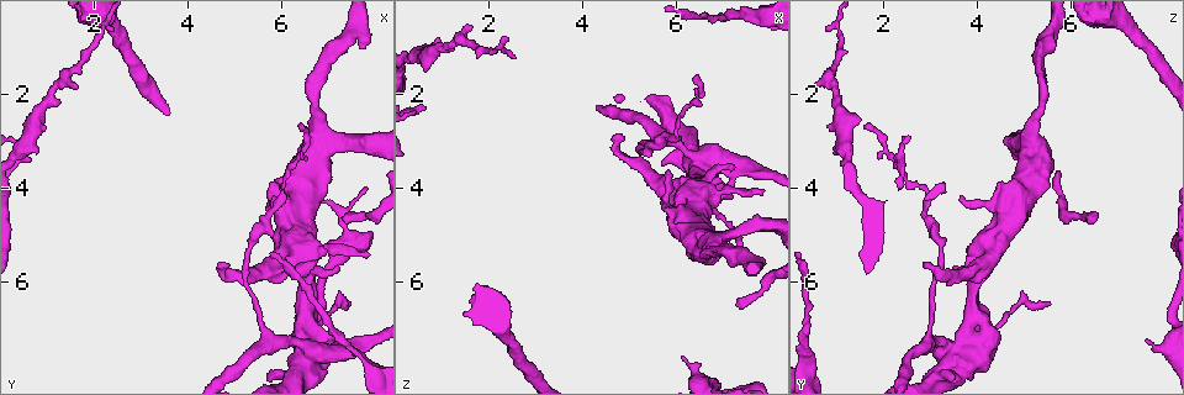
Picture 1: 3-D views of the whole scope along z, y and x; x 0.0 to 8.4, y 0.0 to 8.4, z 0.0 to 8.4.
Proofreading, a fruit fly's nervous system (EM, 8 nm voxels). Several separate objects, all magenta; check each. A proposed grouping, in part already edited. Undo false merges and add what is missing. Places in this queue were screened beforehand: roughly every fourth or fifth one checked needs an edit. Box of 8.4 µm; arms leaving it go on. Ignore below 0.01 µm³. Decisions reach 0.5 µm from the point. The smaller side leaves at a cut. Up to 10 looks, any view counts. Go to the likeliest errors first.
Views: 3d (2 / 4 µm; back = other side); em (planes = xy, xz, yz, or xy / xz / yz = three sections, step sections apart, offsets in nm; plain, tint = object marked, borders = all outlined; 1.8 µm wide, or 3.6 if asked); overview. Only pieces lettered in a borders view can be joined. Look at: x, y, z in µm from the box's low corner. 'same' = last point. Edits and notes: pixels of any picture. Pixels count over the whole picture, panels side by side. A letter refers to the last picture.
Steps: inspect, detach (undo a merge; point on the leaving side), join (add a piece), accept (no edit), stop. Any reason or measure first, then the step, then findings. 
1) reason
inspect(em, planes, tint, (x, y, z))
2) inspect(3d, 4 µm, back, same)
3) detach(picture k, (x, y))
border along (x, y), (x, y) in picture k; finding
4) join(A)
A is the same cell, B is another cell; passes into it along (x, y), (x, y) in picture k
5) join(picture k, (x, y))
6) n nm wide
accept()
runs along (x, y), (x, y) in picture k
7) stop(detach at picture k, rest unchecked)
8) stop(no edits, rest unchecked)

thick turns thin
inspect(3d, 2 µm, (6.45, 7.35, 3.50))

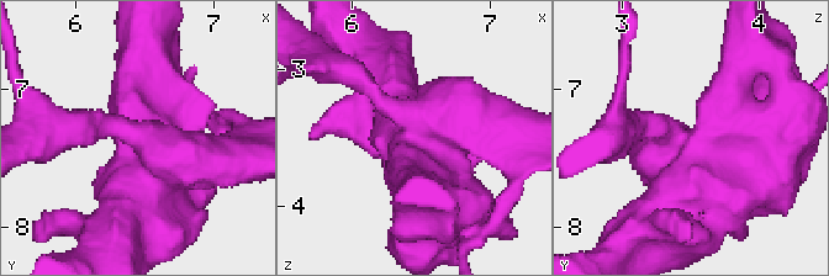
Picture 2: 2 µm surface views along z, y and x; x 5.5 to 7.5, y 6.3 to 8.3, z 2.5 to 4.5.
inspect(em, yz, step 16, borders, (6.46, 7.42, 3.50))

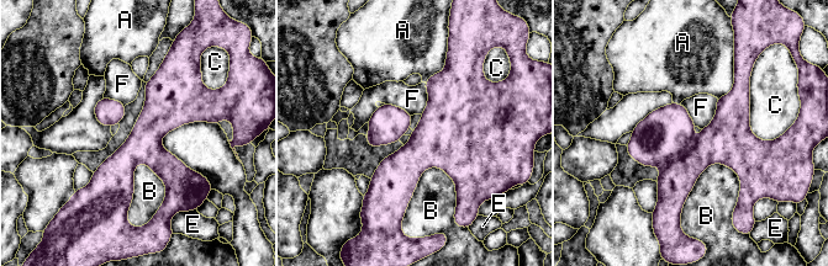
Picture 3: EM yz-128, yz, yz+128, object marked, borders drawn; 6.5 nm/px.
C touches over 460 nm
detach(picture 3, (660, 137))
A, B, C, E and F are other cells; border along (680, 155), (660, 168) in picture 3; two cells meet here

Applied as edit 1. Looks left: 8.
inspect(overview)

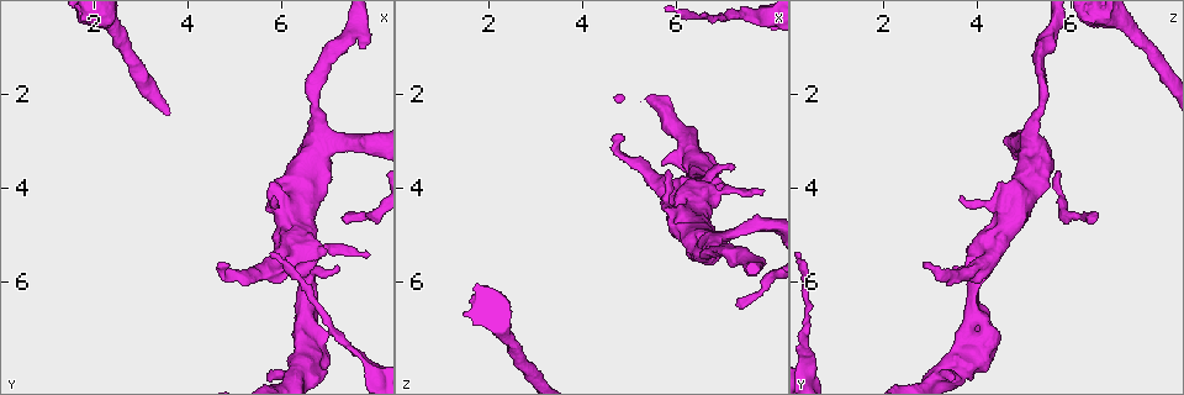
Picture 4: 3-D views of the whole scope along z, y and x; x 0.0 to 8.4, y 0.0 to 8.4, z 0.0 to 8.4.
three arms meet
inspect(3d, 2 µm, back, (6.75, 3.00, 5.15))

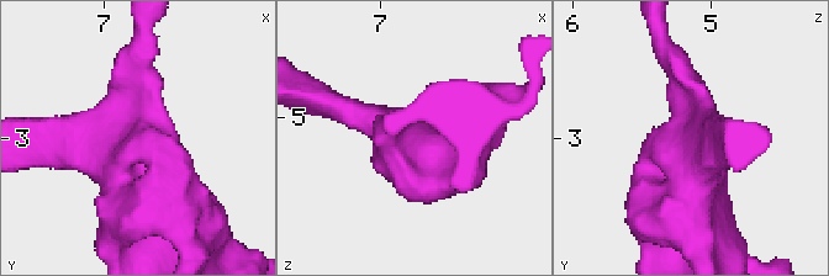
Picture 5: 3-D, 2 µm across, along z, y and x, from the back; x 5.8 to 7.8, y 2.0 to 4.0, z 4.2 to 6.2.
inspect(em, planes, plain, (6.70, 2.94, 5.12))

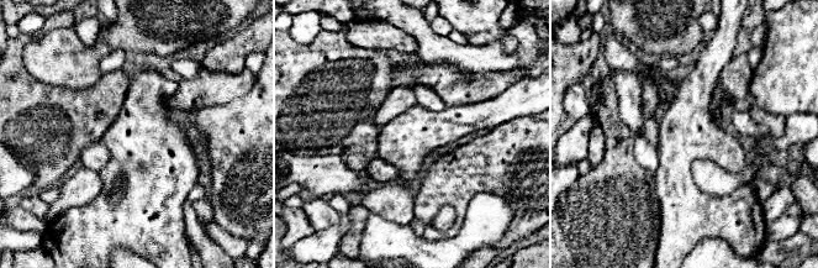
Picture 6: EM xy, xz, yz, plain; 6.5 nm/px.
inspect(em, planes, borders, same)

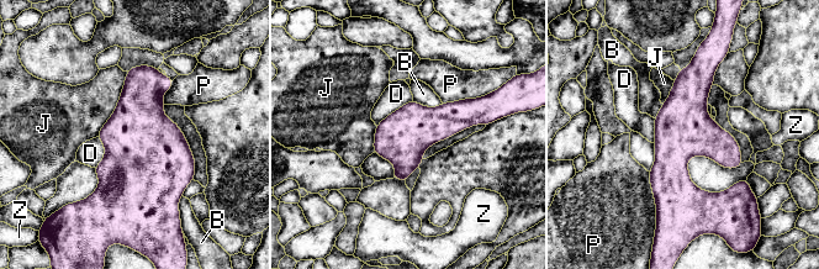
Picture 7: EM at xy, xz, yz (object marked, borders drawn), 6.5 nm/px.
accept()
B, D, J, P and Z are other cells; runs along (698, 59), (679, 136), (679, 206) in picture 7; continuous, no second cell

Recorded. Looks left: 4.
tapers out
inspect(em, planes, borders, (7.40, 4.70, 6.55))

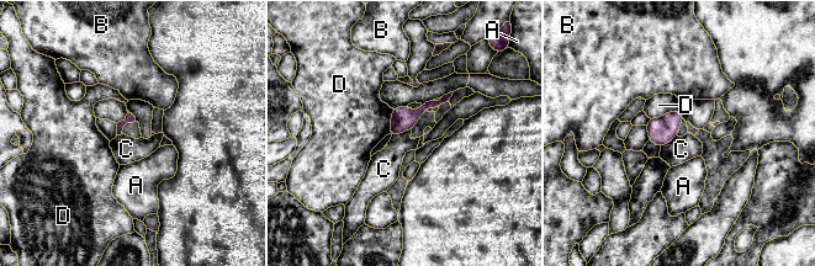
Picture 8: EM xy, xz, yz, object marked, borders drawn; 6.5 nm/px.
D touches over 200 nm
accept()
A, B, C and D are other cells; none of them fits

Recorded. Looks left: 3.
four arms meet
inspect(3d, 4 µm, (6.40, 5.45, 4.25))

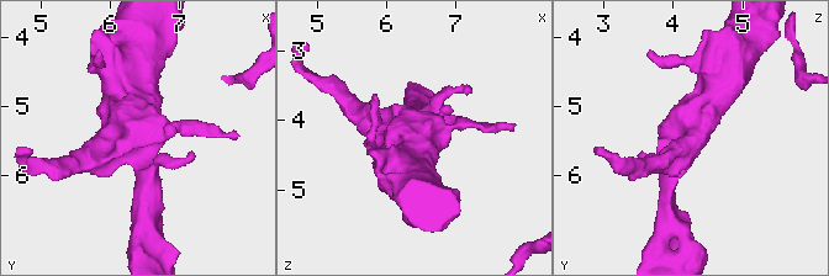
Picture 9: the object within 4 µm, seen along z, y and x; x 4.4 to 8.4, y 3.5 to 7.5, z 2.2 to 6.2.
4 arms; shape alone is not enough
inspect(em, 3.6 µm, planes, borders, (6.45, 5.40, 4.20))

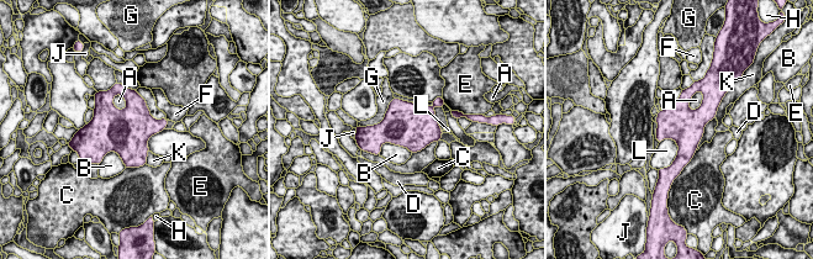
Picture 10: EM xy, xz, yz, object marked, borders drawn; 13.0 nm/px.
G touches over 550 nm
accept()
A, B, C, D, E, F, G, H, J, K and L are other cells; border along (671, 138), (677, 154), (666, 168) in picture 10; one cell here

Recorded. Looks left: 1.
stop(detach at picture 3, rest unchecked)

